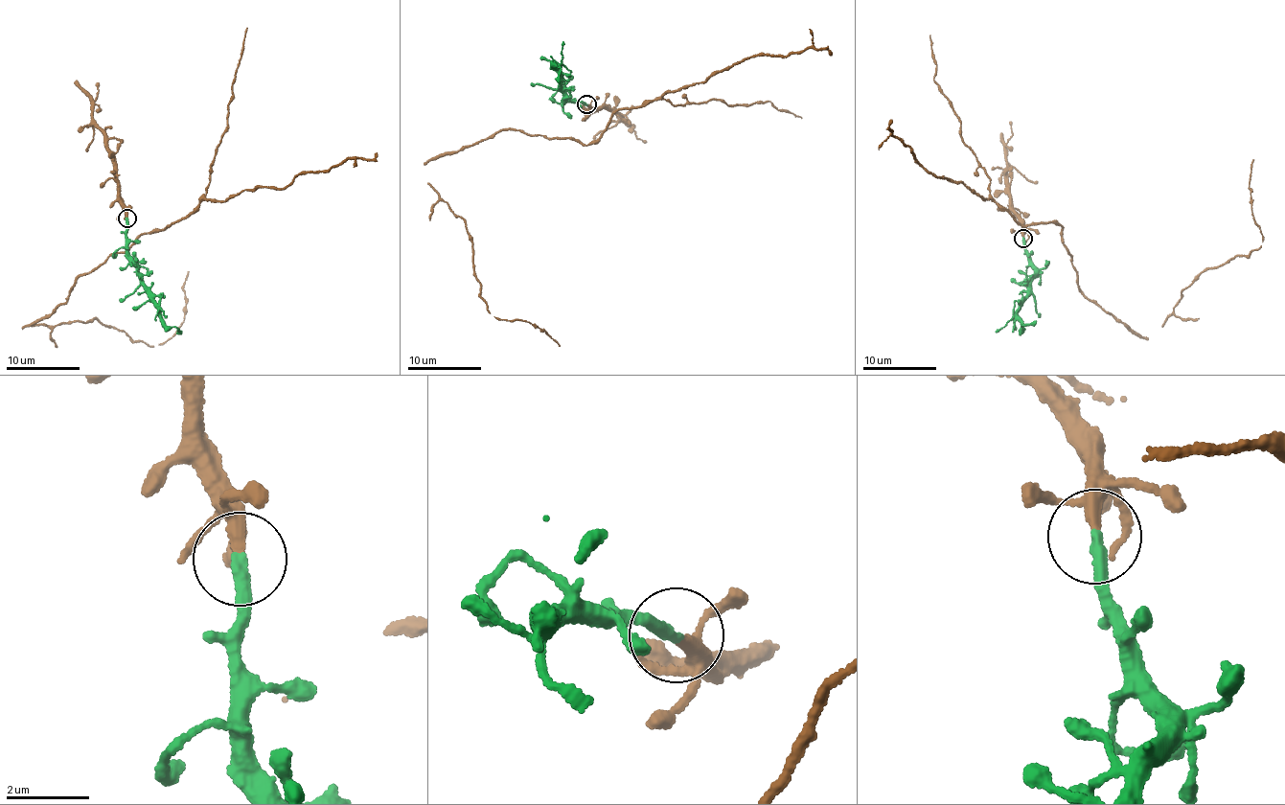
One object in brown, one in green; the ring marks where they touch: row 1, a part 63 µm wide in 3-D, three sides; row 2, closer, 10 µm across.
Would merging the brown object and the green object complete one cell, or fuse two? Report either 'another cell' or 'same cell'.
same cell

